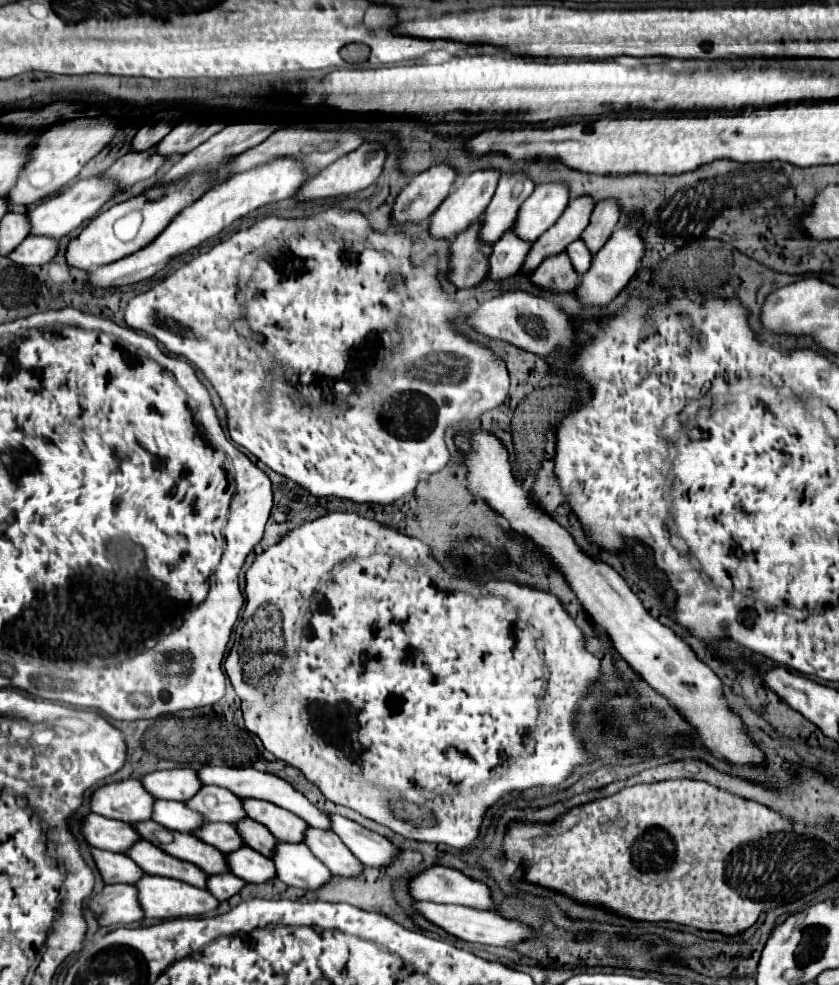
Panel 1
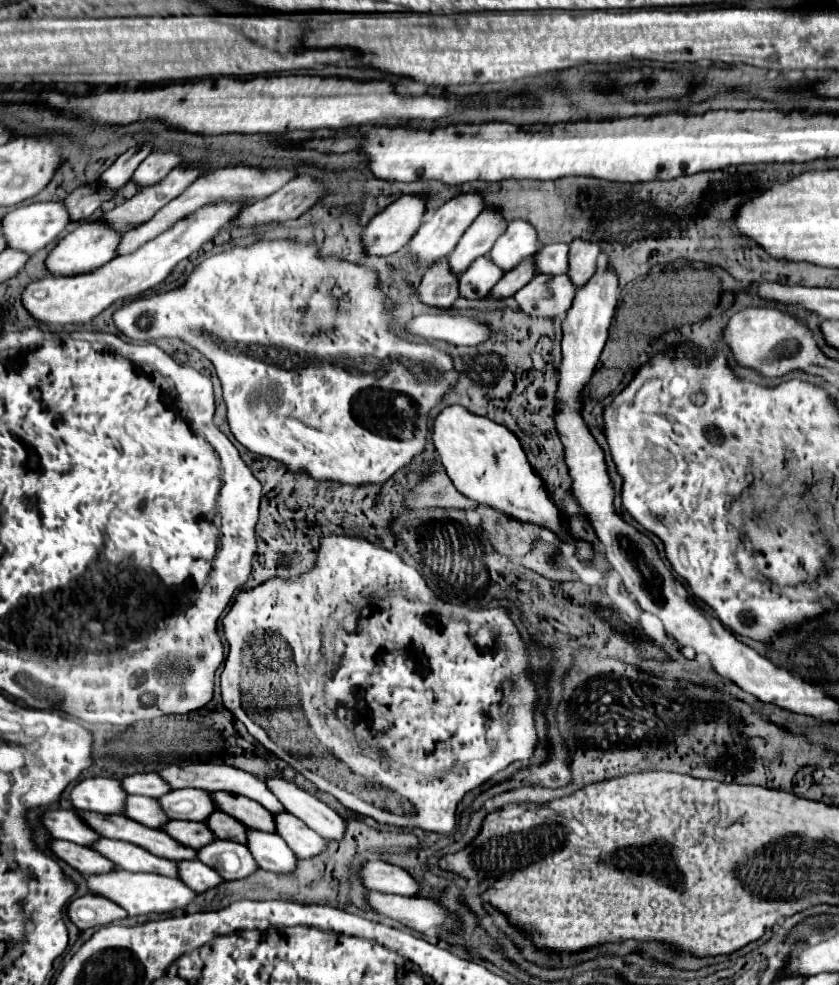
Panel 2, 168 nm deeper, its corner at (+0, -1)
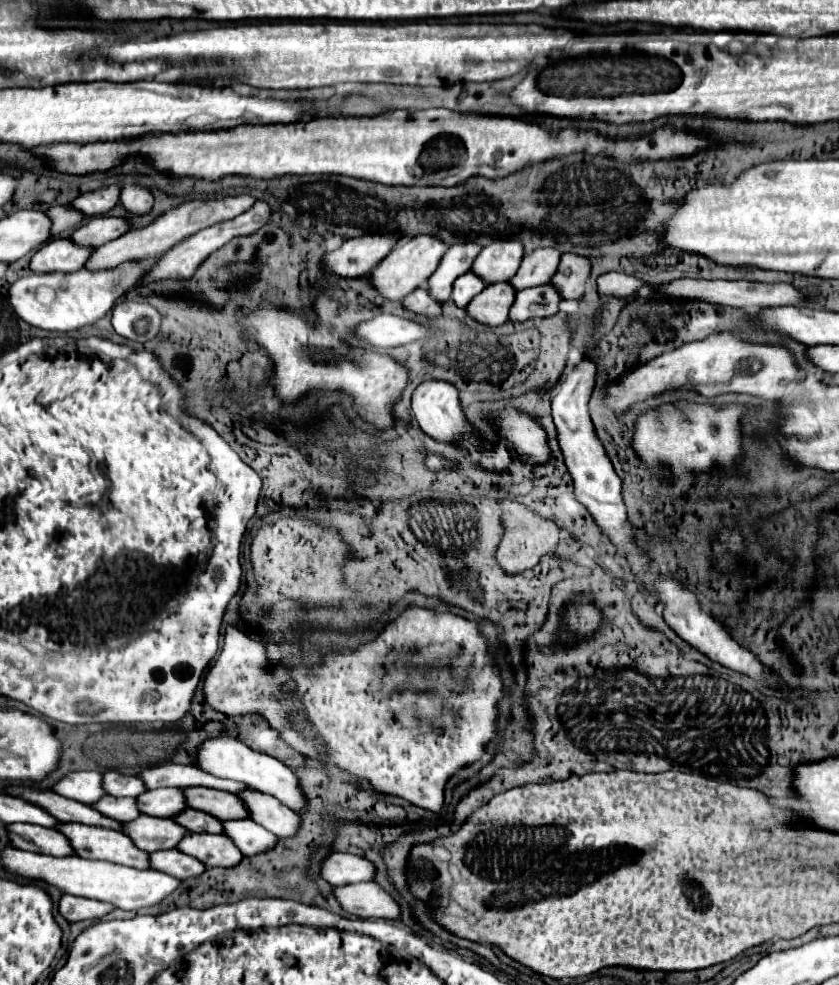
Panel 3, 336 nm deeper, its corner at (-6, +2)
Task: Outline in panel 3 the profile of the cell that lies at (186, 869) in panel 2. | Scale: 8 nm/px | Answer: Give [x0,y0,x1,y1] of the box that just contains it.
[151,849,205,879]

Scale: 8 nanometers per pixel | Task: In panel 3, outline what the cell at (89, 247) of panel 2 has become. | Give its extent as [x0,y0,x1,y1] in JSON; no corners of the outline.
[31,239,93,273]

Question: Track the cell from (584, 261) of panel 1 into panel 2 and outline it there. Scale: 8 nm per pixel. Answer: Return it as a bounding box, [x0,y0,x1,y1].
[535,244,569,274]

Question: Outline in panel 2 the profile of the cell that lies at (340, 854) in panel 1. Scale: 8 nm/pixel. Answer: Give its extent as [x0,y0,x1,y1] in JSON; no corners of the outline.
[275,812,325,858]

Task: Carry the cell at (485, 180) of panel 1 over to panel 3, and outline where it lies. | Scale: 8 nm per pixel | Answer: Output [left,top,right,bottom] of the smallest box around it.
[371,235,449,301]

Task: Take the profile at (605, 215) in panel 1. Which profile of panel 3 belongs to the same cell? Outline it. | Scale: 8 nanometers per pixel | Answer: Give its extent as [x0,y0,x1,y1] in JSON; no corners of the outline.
[551,253,591,299]

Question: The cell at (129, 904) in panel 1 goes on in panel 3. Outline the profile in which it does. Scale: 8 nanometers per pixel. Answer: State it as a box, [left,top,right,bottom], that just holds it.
[59,895,115,921]

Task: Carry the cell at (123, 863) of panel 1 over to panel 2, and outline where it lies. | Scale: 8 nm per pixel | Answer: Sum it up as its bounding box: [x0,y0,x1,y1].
[49,840,115,874]

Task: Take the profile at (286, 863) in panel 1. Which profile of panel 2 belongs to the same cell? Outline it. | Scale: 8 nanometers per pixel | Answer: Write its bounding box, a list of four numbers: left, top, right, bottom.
[245,828,297,874]

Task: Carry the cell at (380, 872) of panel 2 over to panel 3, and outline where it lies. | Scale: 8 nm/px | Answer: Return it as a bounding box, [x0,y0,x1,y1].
[321,853,377,885]

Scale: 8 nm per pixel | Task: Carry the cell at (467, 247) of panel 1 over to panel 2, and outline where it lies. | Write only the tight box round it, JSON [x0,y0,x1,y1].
[417,260,459,308]

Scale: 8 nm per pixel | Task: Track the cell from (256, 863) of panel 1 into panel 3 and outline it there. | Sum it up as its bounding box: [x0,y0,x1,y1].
[179,833,243,867]

